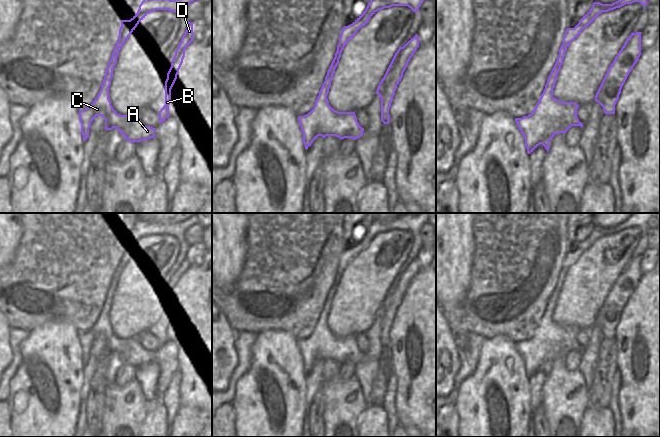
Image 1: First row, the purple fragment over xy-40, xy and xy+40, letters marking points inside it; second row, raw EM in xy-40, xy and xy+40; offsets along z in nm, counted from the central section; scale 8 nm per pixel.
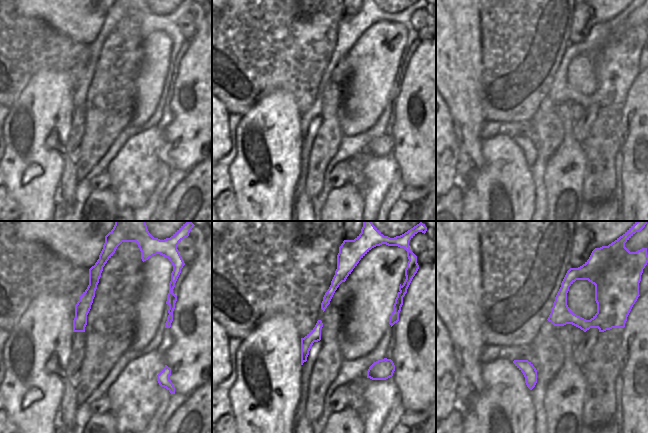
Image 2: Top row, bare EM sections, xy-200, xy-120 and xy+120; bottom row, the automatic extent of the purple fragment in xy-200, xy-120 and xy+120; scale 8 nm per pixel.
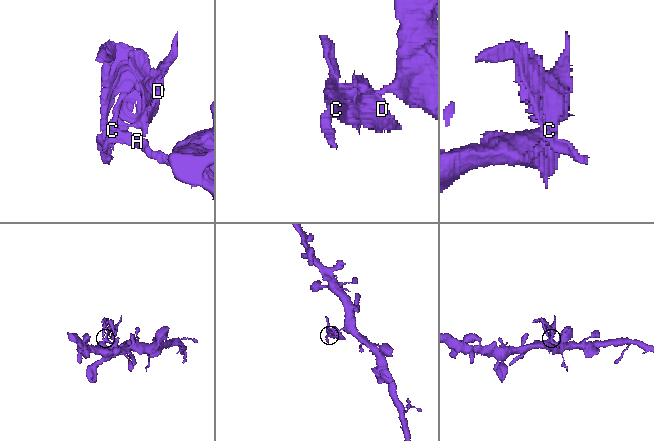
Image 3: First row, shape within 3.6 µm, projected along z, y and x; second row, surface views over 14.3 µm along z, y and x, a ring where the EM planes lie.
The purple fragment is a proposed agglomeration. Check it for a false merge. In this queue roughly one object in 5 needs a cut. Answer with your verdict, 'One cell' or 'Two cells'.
Two cells.

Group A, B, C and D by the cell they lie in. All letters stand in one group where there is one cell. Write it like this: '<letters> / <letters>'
A / B C D

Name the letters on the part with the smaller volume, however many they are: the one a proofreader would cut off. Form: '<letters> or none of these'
B, C, D

